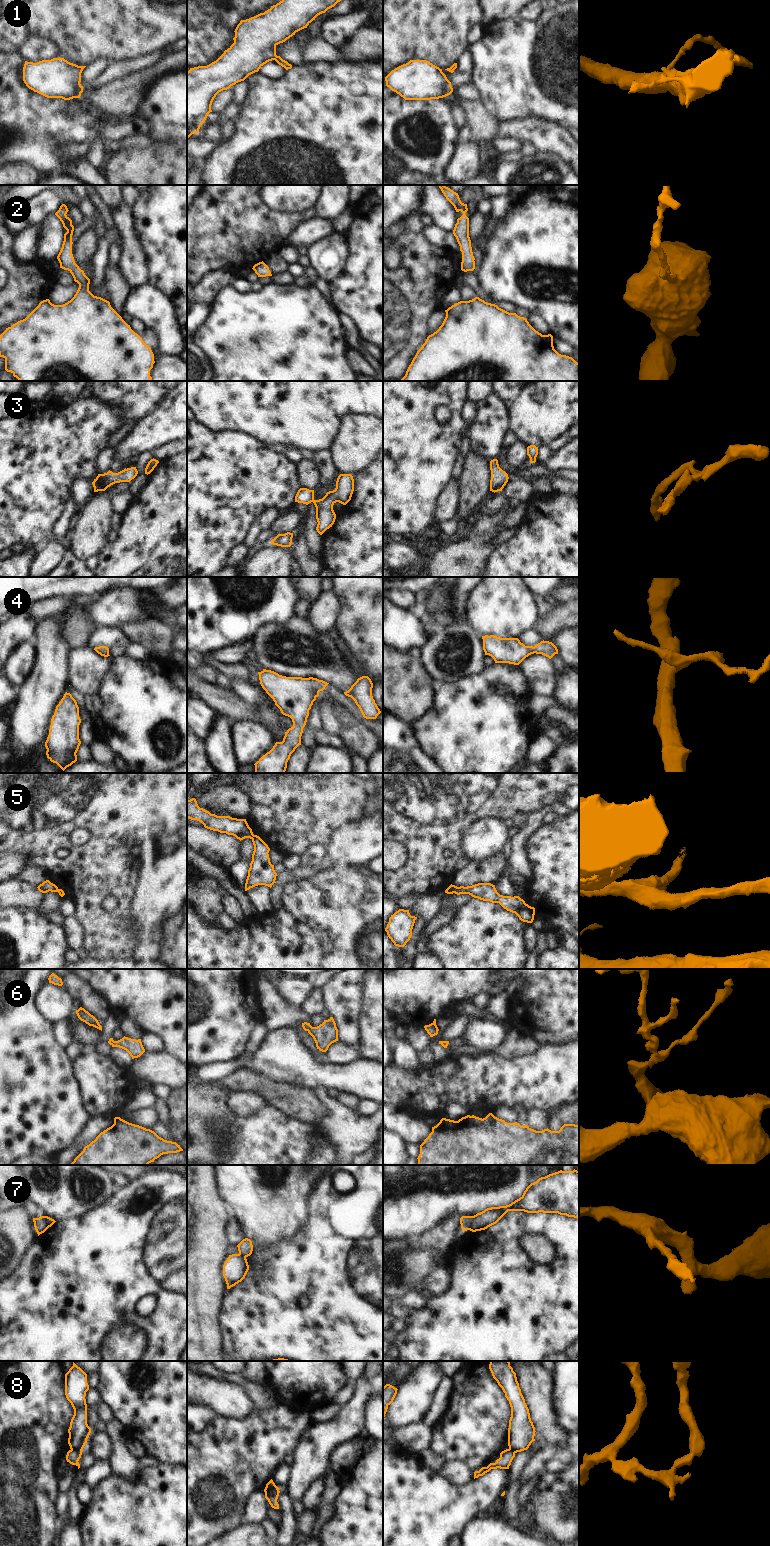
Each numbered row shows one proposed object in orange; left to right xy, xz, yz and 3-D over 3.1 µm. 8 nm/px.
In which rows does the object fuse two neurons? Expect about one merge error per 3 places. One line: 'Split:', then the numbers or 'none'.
Split: 5, 7, 8

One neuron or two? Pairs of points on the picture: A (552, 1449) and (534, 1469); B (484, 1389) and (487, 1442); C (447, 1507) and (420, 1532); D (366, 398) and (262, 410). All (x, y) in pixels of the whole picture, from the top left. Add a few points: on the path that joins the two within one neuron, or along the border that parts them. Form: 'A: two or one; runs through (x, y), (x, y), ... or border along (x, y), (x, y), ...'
A: one; runs through (547, 1453), (537, 1464)
B: one; runs through (484, 1402), (484, 1407), (487, 1410), (487, 1429)
C: one; runs through (440, 1512), (427, 1525)
D: one; runs through (340, 398), (288, 399)

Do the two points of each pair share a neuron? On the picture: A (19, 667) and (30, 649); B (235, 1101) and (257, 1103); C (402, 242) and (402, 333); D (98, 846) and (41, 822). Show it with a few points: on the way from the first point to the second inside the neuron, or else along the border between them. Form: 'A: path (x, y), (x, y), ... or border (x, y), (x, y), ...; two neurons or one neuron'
A: path (22, 663), (27, 653); one neuron
B: path (240, 1102), (252, 1102); one neuron
C: path (407, 265), (407, 295), (402, 300), (402, 310); one neuron
D: path (84, 850), (72, 850), (55, 836); one neuron

